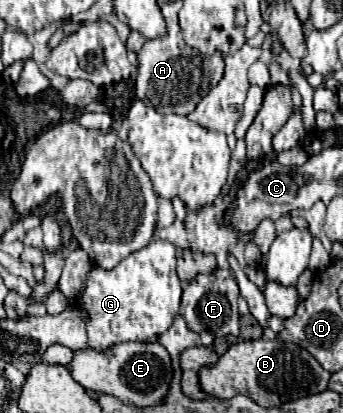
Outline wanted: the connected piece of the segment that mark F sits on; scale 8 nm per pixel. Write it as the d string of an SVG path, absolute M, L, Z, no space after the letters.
M215 270L211 274L195 276L181 298L181 316L185 318L189 330L203 332L207 330L213 336L239 336L239 312L237 312L239 286L229 270Z

